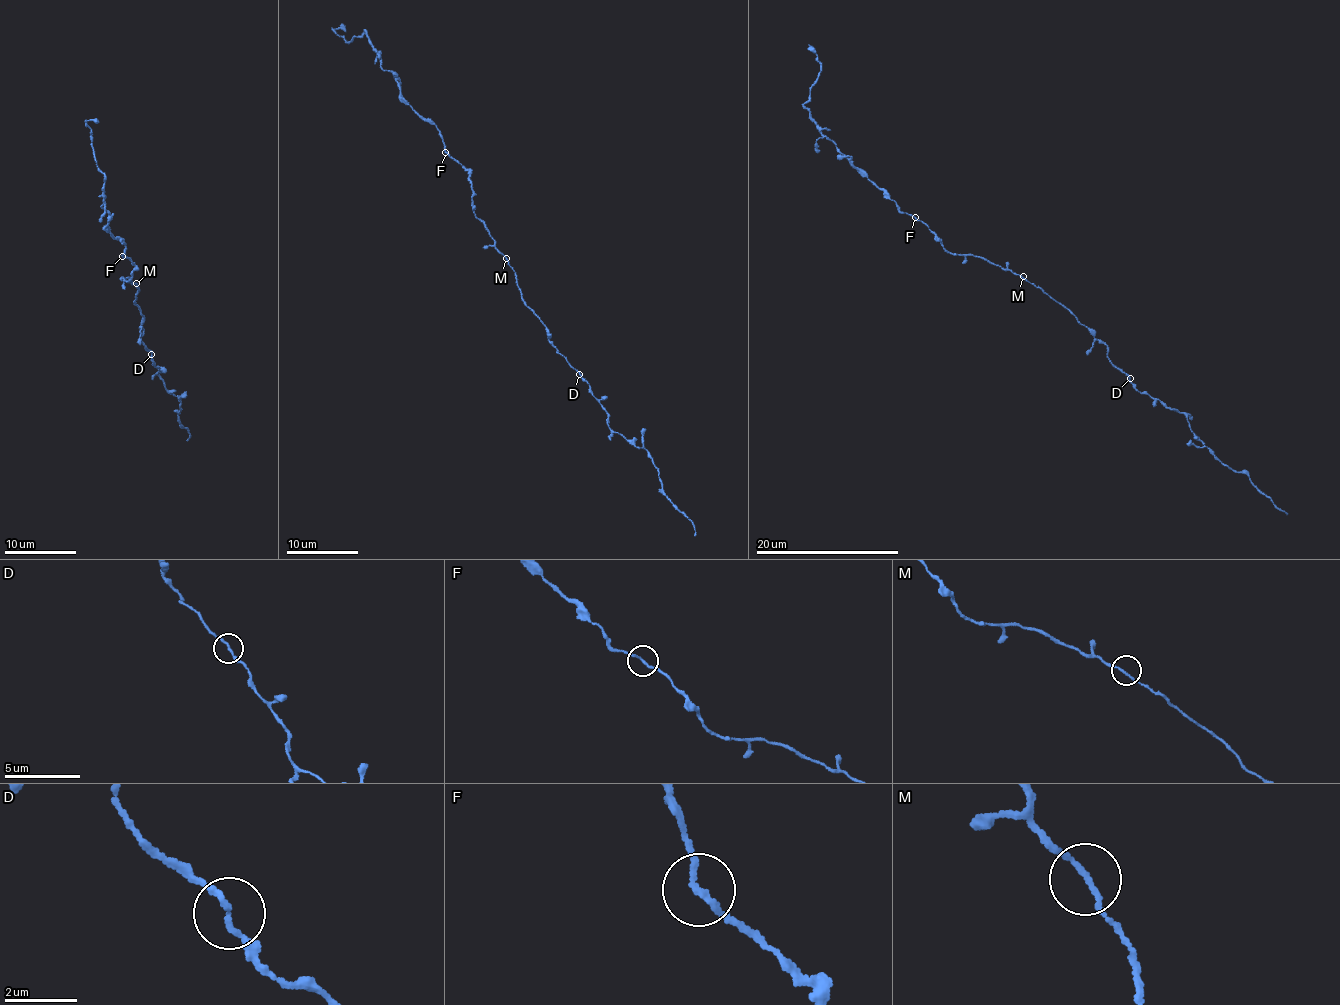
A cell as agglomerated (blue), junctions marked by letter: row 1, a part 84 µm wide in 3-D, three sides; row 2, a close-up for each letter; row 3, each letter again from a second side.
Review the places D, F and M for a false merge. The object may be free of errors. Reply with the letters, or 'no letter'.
no letter

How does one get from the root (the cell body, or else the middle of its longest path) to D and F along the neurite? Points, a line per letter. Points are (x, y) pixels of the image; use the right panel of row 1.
D: (1021, 278), (1056, 300), (1106, 346), (1108, 359), (1129, 379)
F: (1021, 278), (983, 258), (968, 254), (949, 253), (935, 234), (915, 217)

